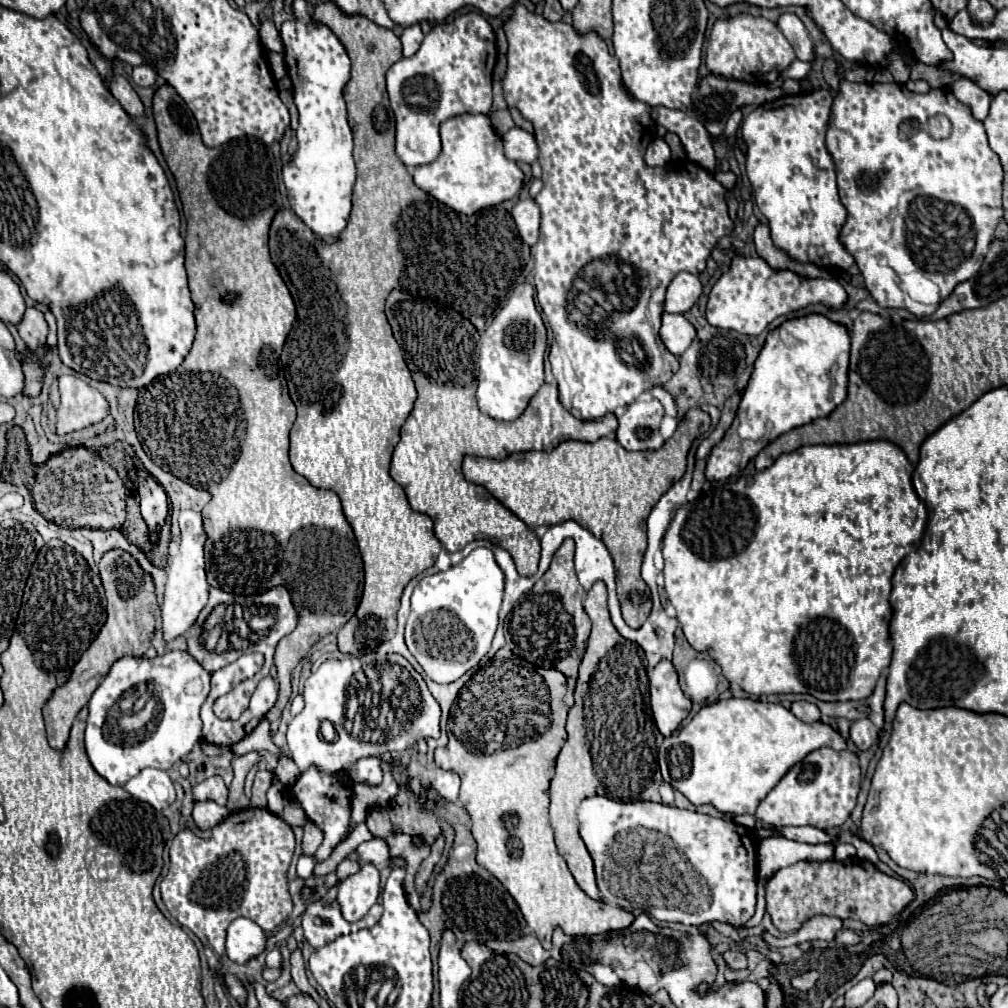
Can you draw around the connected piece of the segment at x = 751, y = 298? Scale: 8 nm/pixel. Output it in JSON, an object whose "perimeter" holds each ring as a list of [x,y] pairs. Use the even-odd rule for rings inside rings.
{"perimeter":[[[735,257],[731,269],[715,283],[705,317],[713,327],[743,335],[759,335],[777,317],[805,309],[811,303],[823,303],[829,311],[837,311],[847,305],[847,293],[835,279],[801,281],[801,277],[793,277],[793,273],[777,273],[769,269],[761,257]]]}

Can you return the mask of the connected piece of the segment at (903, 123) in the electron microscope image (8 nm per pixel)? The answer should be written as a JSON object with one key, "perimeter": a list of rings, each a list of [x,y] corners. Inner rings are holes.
{"perimeter":[[[841,81],[839,93],[833,99],[825,145],[835,163],[841,203],[847,209],[847,221],[839,231],[839,241],[853,255],[865,277],[867,291],[881,307],[903,307],[919,319],[931,317],[937,305],[913,301],[899,287],[897,271],[927,273],[927,277],[941,287],[943,299],[947,299],[959,283],[971,279],[979,271],[995,227],[1003,217],[1003,167],[997,153],[989,147],[983,123],[977,121],[971,109],[959,103],[949,89],[931,89],[919,95],[899,83]],[[937,113],[949,117],[953,125],[951,135],[941,141],[925,131],[927,119]],[[867,179],[877,185],[867,187]],[[917,197],[927,197],[927,201],[915,205]],[[881,257],[887,257],[887,267],[879,265]]]}

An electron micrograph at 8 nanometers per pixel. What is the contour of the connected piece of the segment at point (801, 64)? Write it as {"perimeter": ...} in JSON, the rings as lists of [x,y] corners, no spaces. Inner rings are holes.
{"perimeter":[[[795,59],[795,61],[781,73],[781,77],[783,77],[783,79],[801,81],[801,79],[807,79],[809,73],[811,73],[811,63],[809,63],[809,61],[799,61],[799,59]]]}

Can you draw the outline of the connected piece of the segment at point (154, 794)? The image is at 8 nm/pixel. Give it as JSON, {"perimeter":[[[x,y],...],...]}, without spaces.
{"perimeter":[[[143,769],[139,775],[123,785],[135,799],[153,805],[155,809],[165,809],[175,801],[175,787],[171,777],[161,769]]]}

